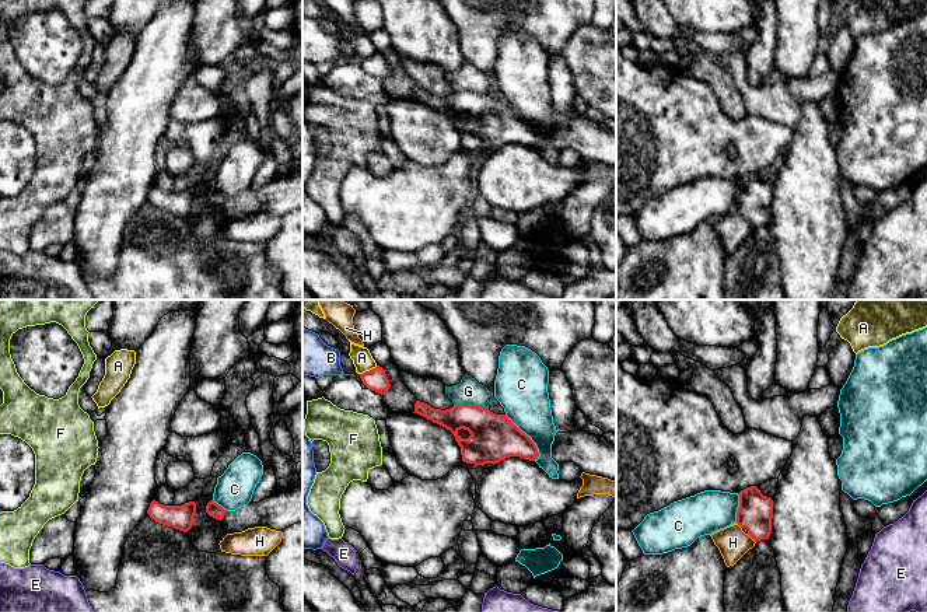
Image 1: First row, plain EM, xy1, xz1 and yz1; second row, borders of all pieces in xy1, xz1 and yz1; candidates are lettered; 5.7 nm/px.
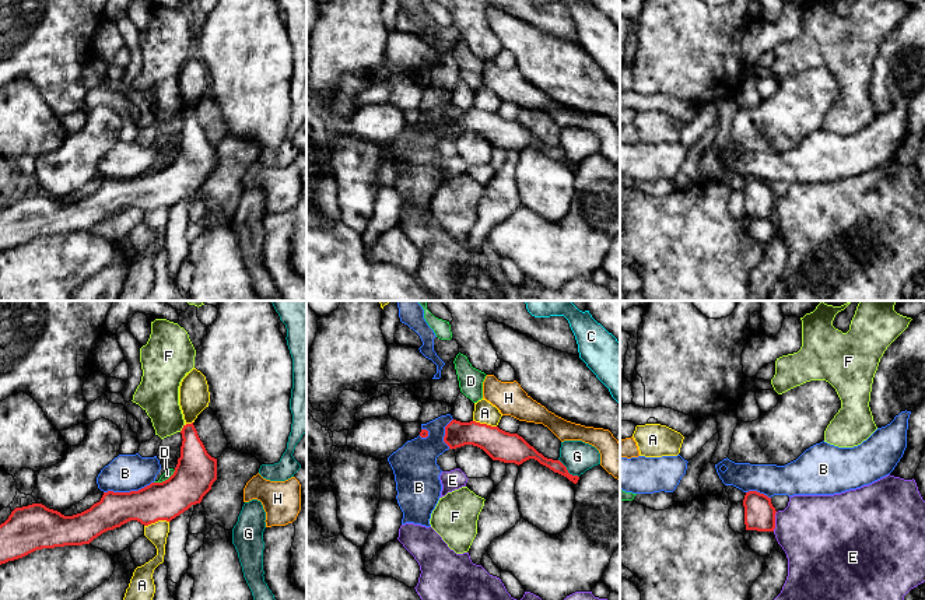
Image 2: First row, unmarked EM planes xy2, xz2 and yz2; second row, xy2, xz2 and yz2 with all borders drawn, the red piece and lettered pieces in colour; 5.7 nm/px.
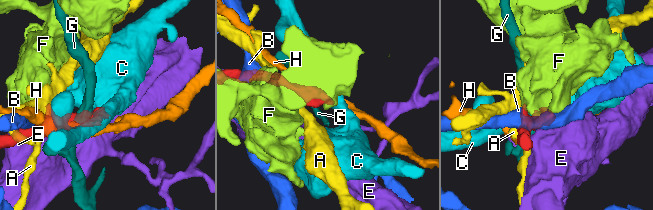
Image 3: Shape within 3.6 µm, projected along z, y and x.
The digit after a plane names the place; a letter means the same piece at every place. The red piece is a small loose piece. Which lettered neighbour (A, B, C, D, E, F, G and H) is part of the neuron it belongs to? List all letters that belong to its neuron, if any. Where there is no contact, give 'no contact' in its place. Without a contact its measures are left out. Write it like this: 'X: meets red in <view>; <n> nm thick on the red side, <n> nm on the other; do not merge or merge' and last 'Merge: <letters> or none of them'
A: meets red in xy2; 220 nm thick on the red side, 120 nm on the other; do not merge
B: meets red in xy2; 220 nm thick on the red side, 220 nm on the other; do not merge
C: meets red in xz1; 280 nm thick on the red side, 280 nm on the other; do not merge
D: meets red in xy2; 240 nm thick on the red side, 50 nm on the other; do not merge
E: meets red in yz2; 180 nm thick on the red side, 440 nm on the other; do not merge
F: meets red in xy2; 220 nm thick on the red side, 240 nm on the other; do not merge
G: meets red in xz1; 280 nm thick on the red side, 150 nm on the other; do not merge
H: meets red in yz1; 200 nm thick on the red side, 180 nm on the other; do not merge
Merge: none of them

